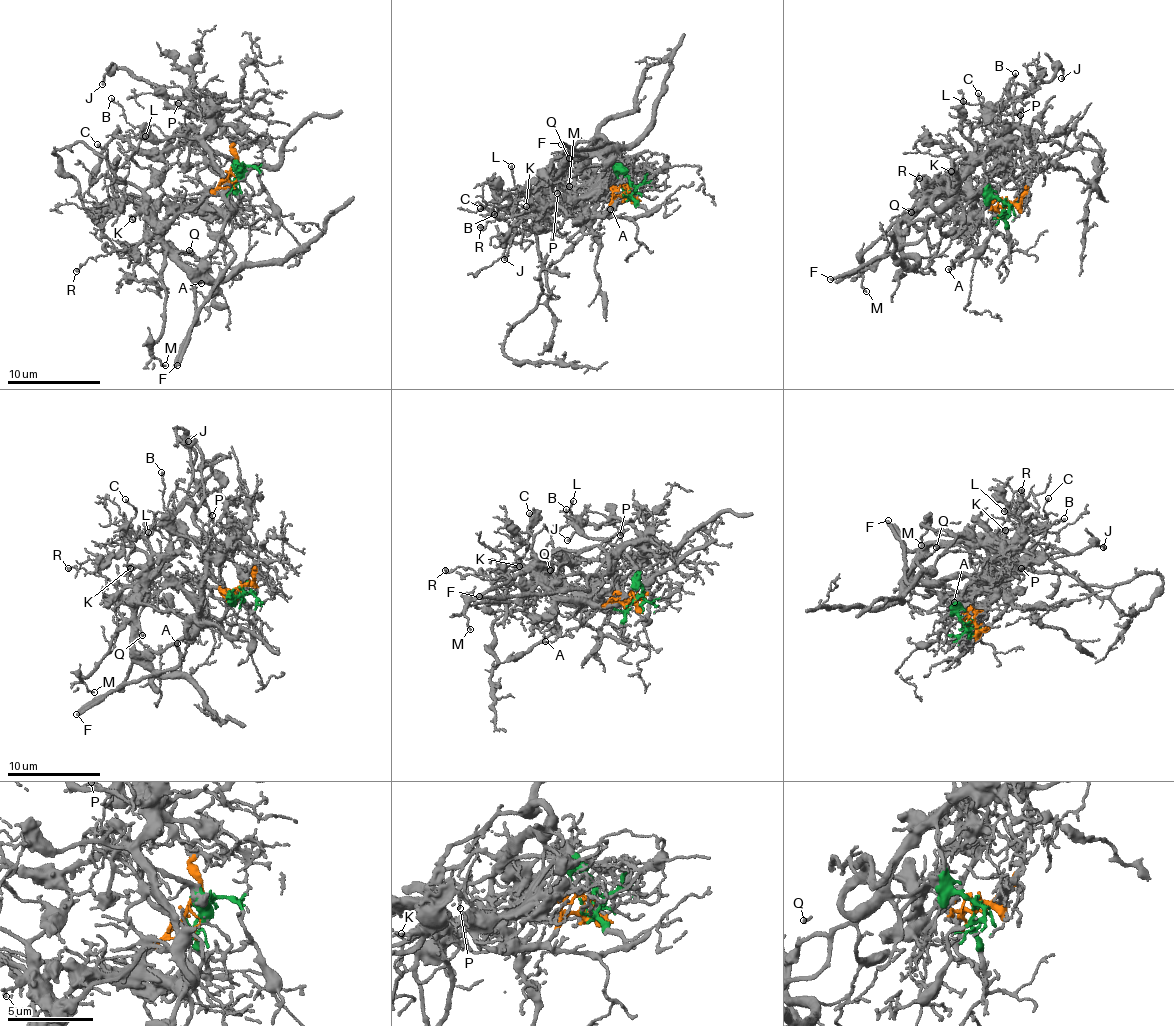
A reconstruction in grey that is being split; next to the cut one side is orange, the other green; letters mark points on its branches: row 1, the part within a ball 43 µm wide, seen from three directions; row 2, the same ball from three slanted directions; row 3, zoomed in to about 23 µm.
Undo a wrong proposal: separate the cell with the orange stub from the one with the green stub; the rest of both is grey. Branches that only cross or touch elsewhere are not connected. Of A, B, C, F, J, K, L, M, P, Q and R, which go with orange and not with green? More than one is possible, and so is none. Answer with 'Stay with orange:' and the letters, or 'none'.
Stay with orange: A, C, K, M, Q, R

